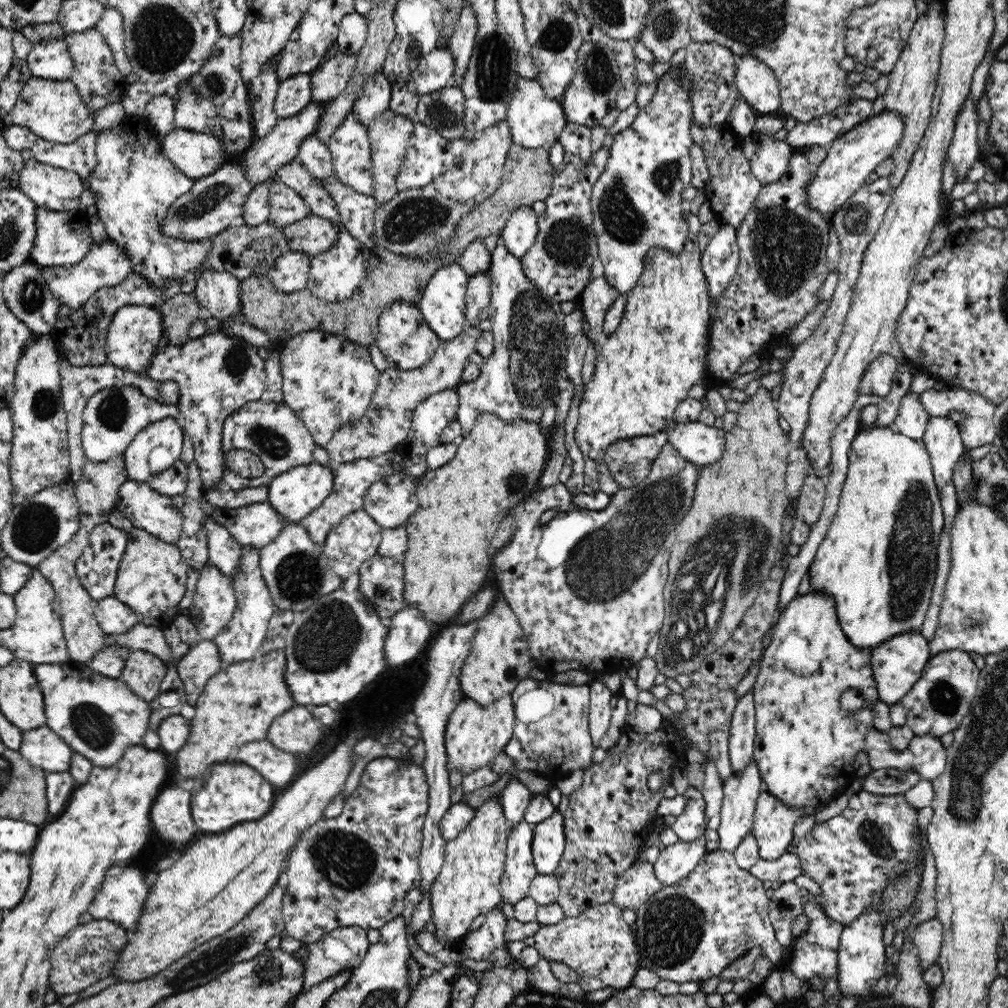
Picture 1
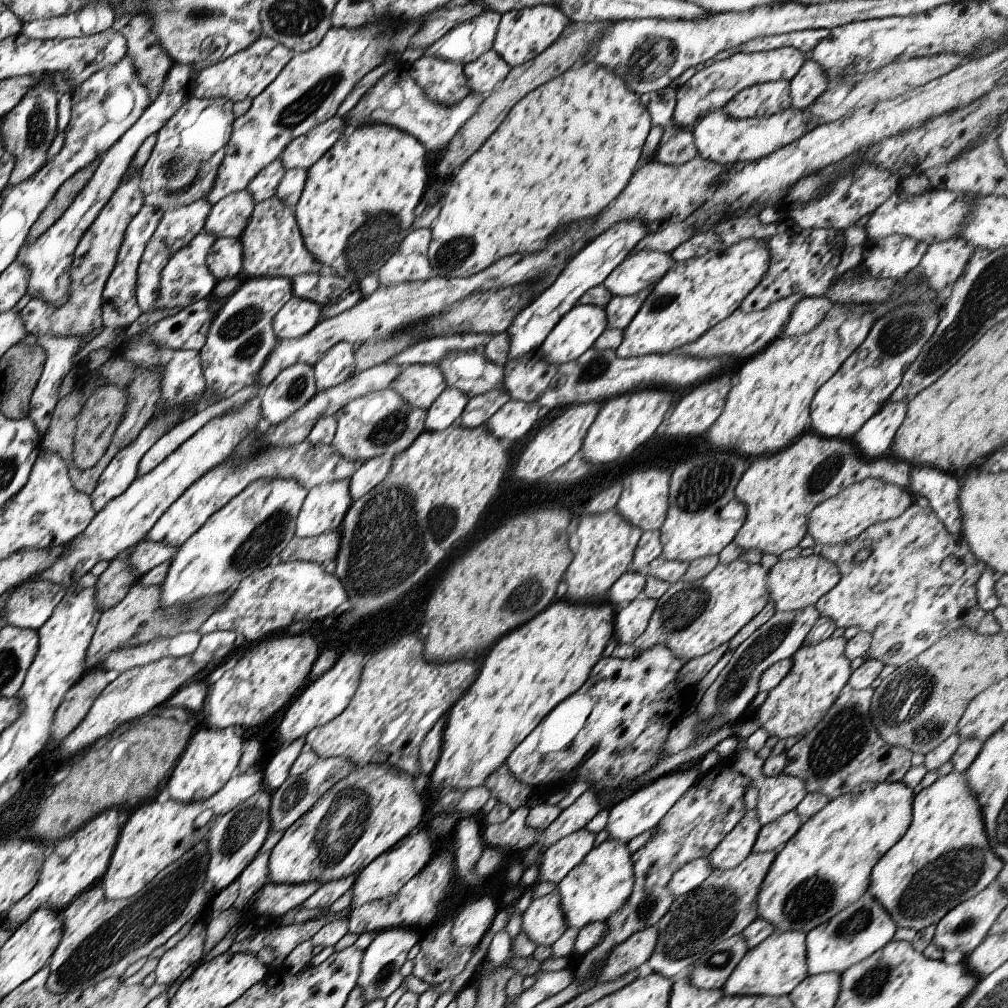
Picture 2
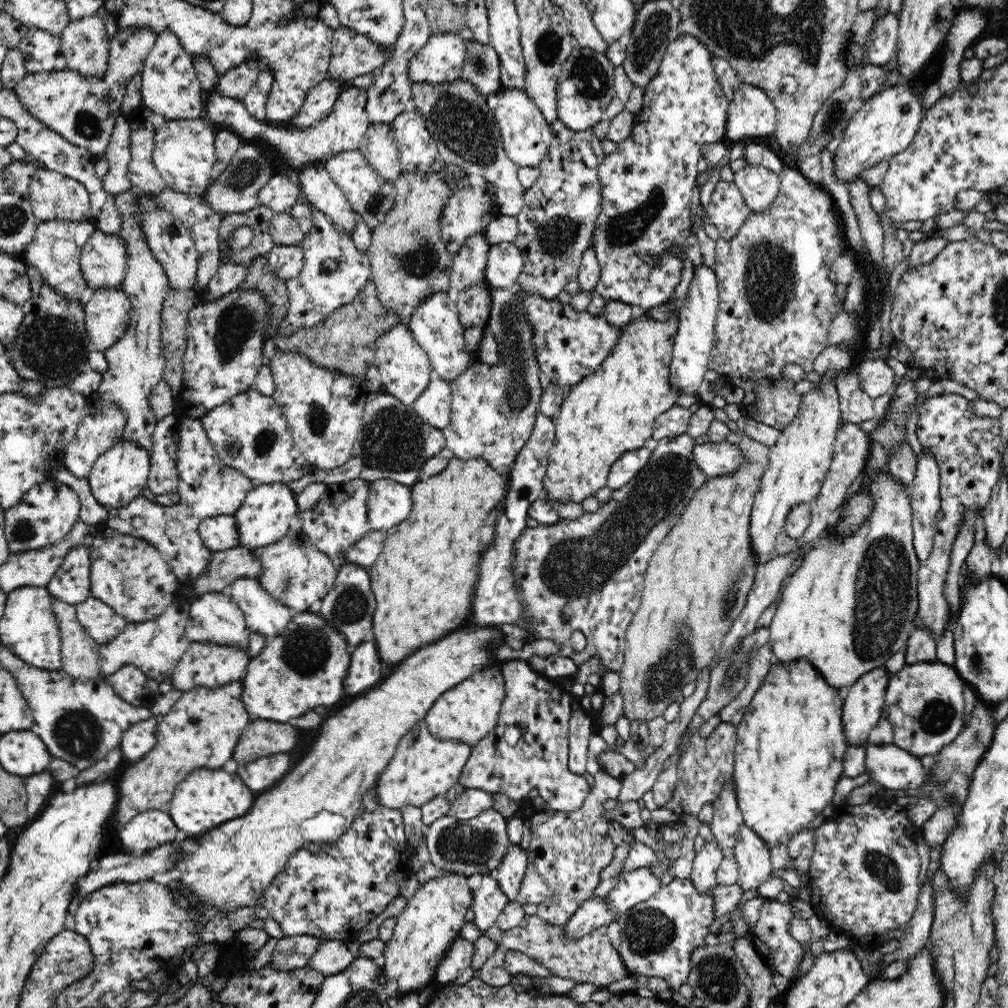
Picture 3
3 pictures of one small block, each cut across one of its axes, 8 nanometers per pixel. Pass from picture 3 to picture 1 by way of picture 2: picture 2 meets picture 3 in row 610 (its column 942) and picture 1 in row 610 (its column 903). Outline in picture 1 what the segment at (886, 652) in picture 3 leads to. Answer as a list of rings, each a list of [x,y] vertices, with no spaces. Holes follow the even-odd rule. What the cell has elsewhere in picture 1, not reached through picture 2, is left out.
[[[894,426],[862,429],[852,441],[838,512],[808,573],[813,591],[834,599],[842,631],[856,647],[873,650],[897,634],[918,631],[930,606],[944,510],[927,452],[923,440],[914,441]]]

